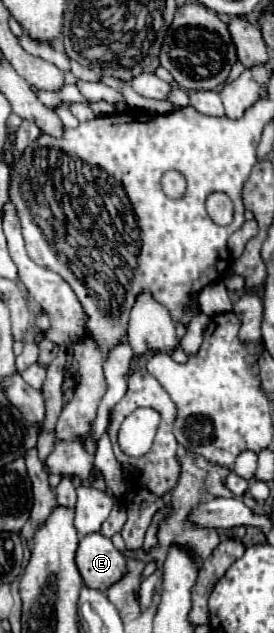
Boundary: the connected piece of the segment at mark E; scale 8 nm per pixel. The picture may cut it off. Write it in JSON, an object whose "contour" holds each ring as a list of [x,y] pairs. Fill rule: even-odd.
{"contour":[[[101,533],[85,535],[77,549],[77,567],[85,585],[107,591],[127,573],[125,555]]]}

